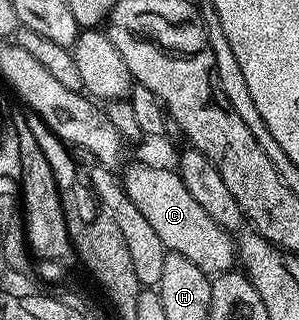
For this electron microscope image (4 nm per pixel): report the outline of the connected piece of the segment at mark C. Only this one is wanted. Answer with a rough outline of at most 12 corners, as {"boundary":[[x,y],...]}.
{"boundary":[[131,162],[121,181],[168,252],[208,276],[236,265],[174,169]]}

